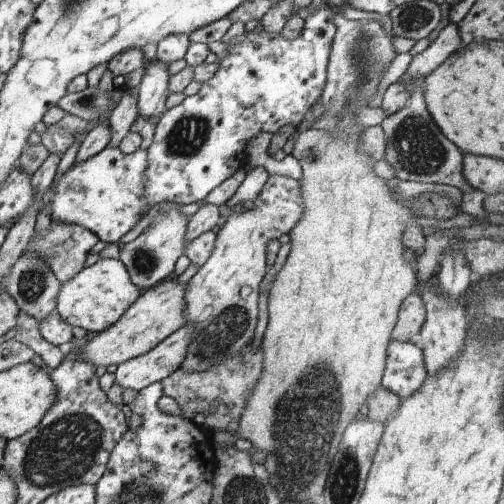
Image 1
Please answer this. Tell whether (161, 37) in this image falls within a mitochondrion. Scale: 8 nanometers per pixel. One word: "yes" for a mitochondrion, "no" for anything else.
no

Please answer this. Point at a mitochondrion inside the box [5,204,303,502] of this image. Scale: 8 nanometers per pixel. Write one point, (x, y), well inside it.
(64, 450)

